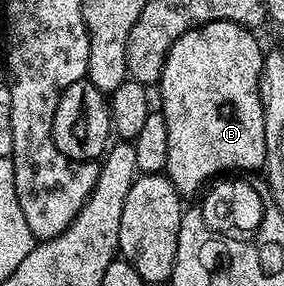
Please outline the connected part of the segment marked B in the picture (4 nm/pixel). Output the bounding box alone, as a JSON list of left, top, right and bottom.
[159,21,267,196]

